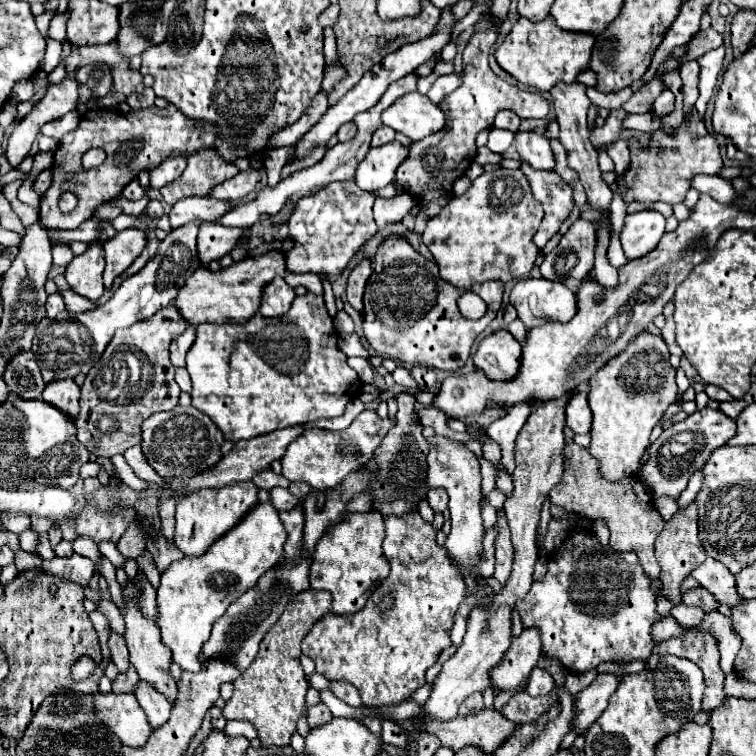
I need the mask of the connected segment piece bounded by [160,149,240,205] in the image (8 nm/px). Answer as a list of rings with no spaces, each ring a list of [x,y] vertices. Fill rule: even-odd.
[[[202,149],[196,151],[192,157],[188,157],[184,173],[170,185],[164,185],[160,193],[168,205],[184,197],[204,197],[210,193],[214,185],[232,179],[238,171],[240,169],[234,163],[224,161],[216,153],[216,149]]]

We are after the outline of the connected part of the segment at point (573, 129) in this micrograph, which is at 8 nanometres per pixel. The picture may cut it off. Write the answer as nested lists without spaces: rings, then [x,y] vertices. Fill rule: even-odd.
[[[578,81],[572,83],[572,85],[560,83],[560,85],[556,85],[556,89],[550,91],[550,95],[554,99],[556,119],[558,119],[558,125],[560,125],[560,137],[558,139],[564,145],[564,149],[568,151],[568,165],[574,171],[578,171],[580,181],[582,181],[582,185],[586,189],[586,195],[588,195],[588,203],[592,205],[592,209],[610,211],[612,191],[602,181],[602,173],[600,173],[600,167],[598,167],[598,151],[592,147],[590,135],[588,135],[588,129],[586,129],[586,113],[588,113],[588,107],[592,105],[590,99],[586,97],[586,85],[582,85]]]

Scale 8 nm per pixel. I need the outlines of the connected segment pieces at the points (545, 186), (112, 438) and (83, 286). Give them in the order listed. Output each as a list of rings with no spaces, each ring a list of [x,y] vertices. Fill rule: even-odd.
[[[524,161],[520,169],[528,177],[536,201],[540,201],[544,207],[544,219],[534,237],[534,243],[542,249],[558,233],[558,227],[568,219],[570,211],[574,209],[572,187],[568,187],[556,171],[540,171]]]
[[[168,305],[150,319],[142,319],[130,329],[116,331],[116,337],[112,337],[96,367],[88,371],[80,395],[80,413],[76,417],[78,441],[92,455],[114,457],[140,445],[142,421],[152,413],[170,411],[178,405],[180,387],[174,381],[174,365],[170,363],[168,345],[186,327],[186,321],[172,309],[172,305]]]
[[[100,221],[100,237],[92,243],[88,243],[88,249],[74,257],[70,265],[66,267],[66,281],[74,287],[76,293],[80,293],[86,299],[98,299],[104,293],[102,285],[102,273],[106,267],[104,261],[104,243],[116,235],[116,229],[110,225],[110,221]]]

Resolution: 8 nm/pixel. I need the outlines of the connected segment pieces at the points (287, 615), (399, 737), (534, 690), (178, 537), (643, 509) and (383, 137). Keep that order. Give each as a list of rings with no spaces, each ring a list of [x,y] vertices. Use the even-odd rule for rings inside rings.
[[[306,589],[288,601],[288,607],[266,633],[254,663],[234,681],[234,693],[226,701],[222,713],[226,719],[246,719],[258,729],[262,745],[288,745],[296,731],[296,721],[306,707],[308,681],[300,667],[300,643],[312,625],[330,611],[332,595],[324,591]]]
[[[386,719],[382,721],[382,739],[386,743],[392,743],[396,747],[404,747],[404,731],[401,727],[392,719]]]
[[[534,667],[532,673],[530,673],[530,679],[528,679],[528,693],[532,697],[538,697],[538,695],[544,695],[544,693],[550,693],[554,687],[554,679],[548,671],[540,669],[540,667]]]
[[[250,481],[234,483],[220,489],[200,489],[182,497],[176,505],[176,531],[174,531],[174,545],[184,555],[202,555],[206,549],[224,535],[230,527],[234,527],[254,505],[258,503],[256,485]]]
[[[570,443],[562,451],[564,455],[564,475],[560,483],[550,491],[550,501],[554,505],[564,507],[570,513],[578,513],[590,521],[606,521],[610,529],[610,547],[616,551],[634,551],[638,555],[640,565],[644,567],[646,575],[650,579],[656,579],[660,575],[660,565],[654,557],[654,539],[664,527],[662,515],[654,509],[650,503],[650,495],[644,489],[642,481],[632,475],[622,481],[610,483],[600,477],[596,459],[588,453],[588,449]]]
[[[388,127],[376,129],[376,133],[374,133],[374,137],[372,137],[372,147],[380,147],[380,145],[384,145],[384,143],[394,141],[394,135],[396,135],[394,129],[388,129]]]

